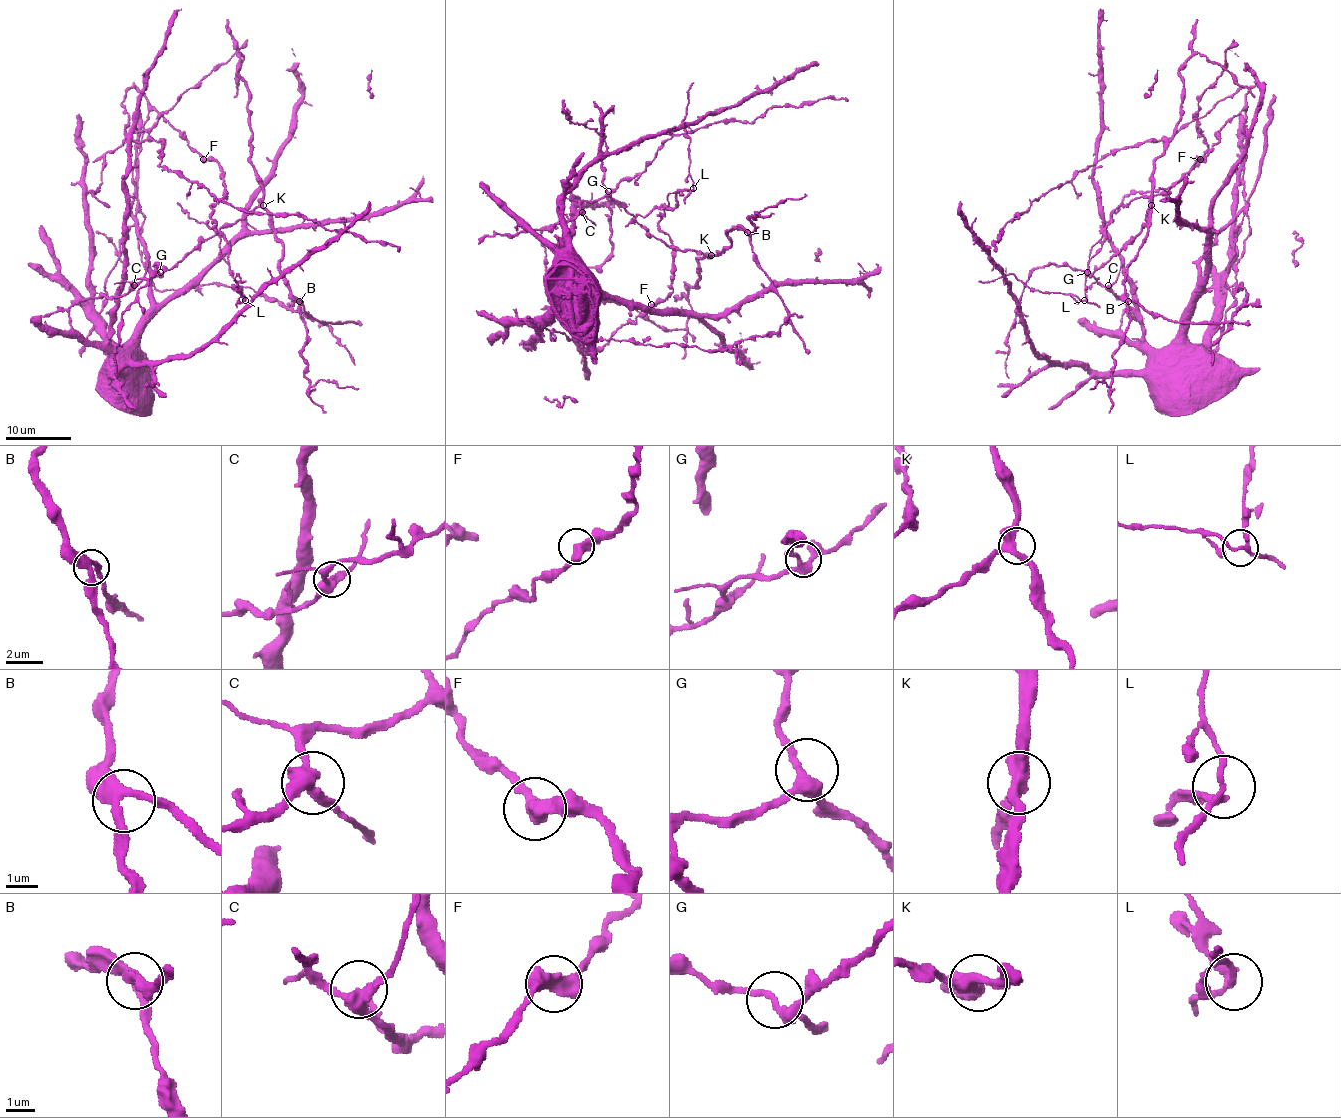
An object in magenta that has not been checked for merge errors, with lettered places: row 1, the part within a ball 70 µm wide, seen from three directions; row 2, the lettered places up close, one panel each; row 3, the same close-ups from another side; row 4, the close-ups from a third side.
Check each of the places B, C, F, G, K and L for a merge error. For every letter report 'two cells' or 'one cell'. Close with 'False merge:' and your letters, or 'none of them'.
B: one cell
C: one cell
F: one cell
G: one cell
K: one cell
L: one cell
False merge: none of them

